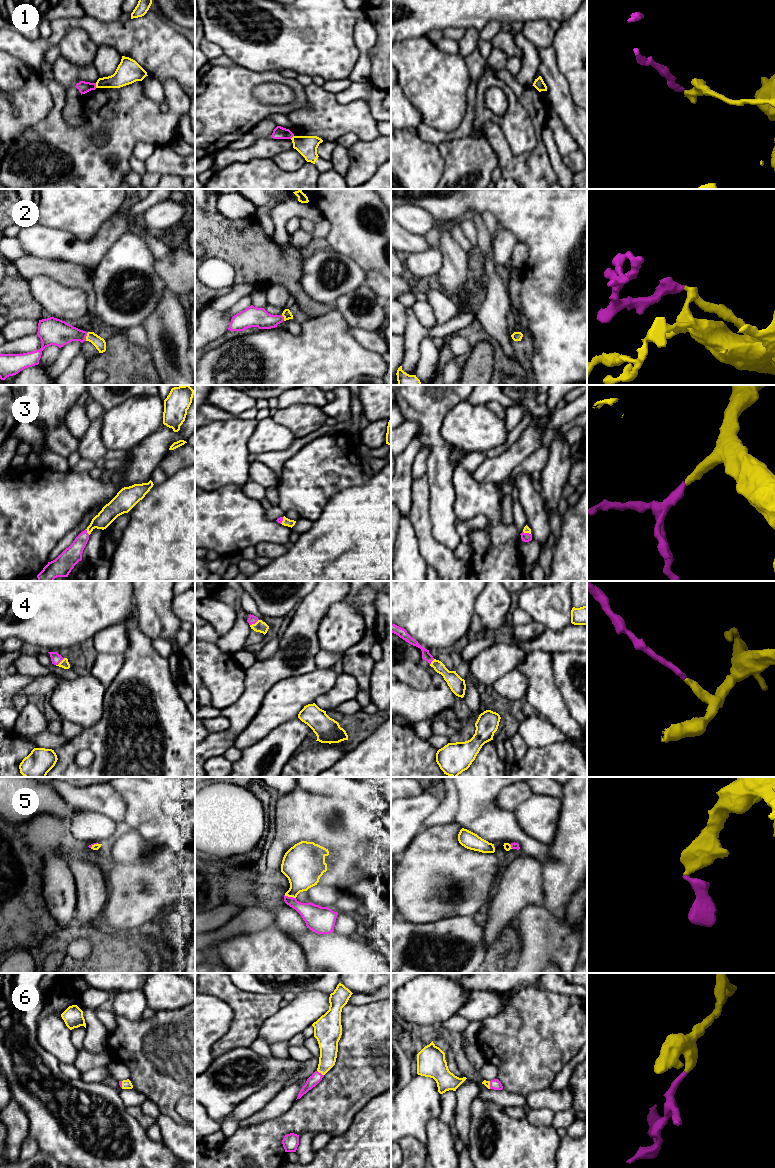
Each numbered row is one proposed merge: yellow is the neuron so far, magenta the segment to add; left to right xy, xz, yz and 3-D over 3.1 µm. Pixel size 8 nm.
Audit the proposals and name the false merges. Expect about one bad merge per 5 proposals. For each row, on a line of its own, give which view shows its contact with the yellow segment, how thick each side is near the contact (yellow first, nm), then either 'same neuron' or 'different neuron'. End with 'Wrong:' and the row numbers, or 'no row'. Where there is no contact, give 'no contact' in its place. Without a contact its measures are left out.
1: xy | 170/90 nm | different neuron
2: xy | 90/220 nm | same neuron
3: xy | 140/150 nm | same neuron
4: xz | 90/70 nm | same neuron
5: xz | 300/180 nm | same neuron
6: xz | 160/90 nm | same neuron
Wrong: 1

